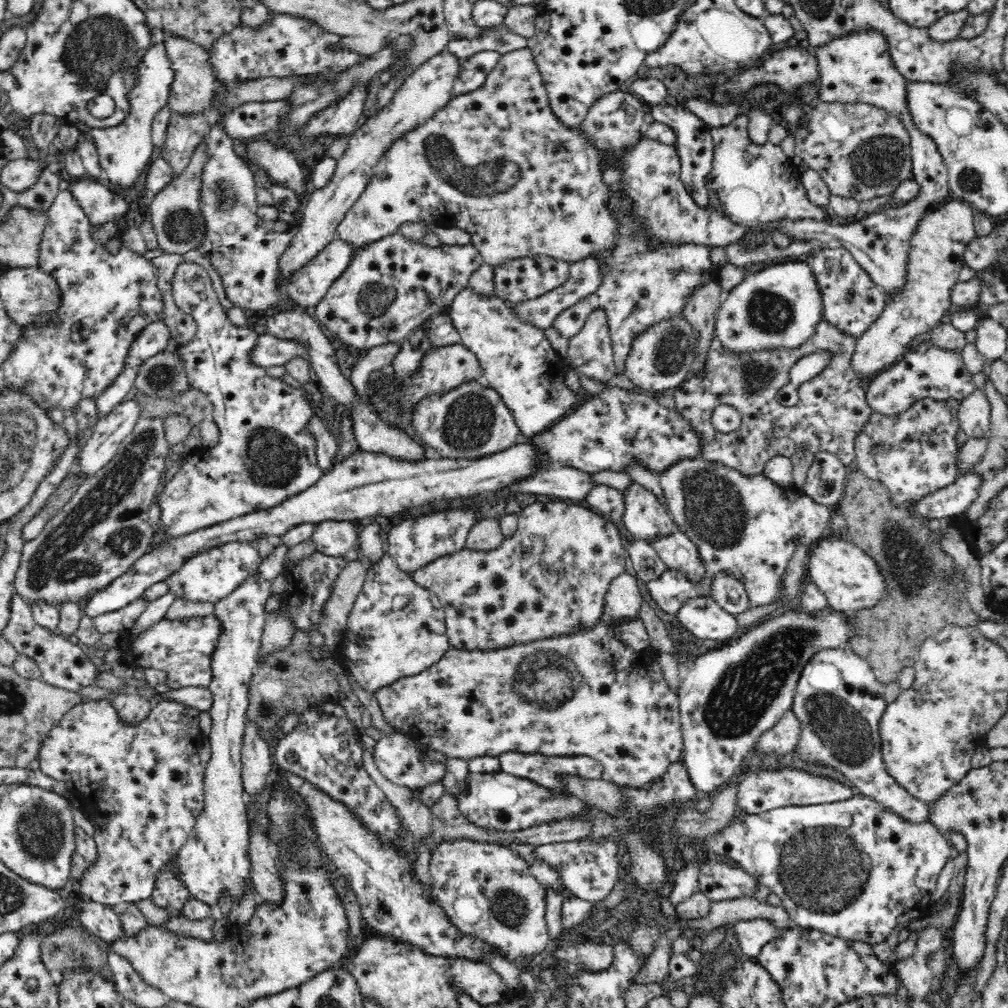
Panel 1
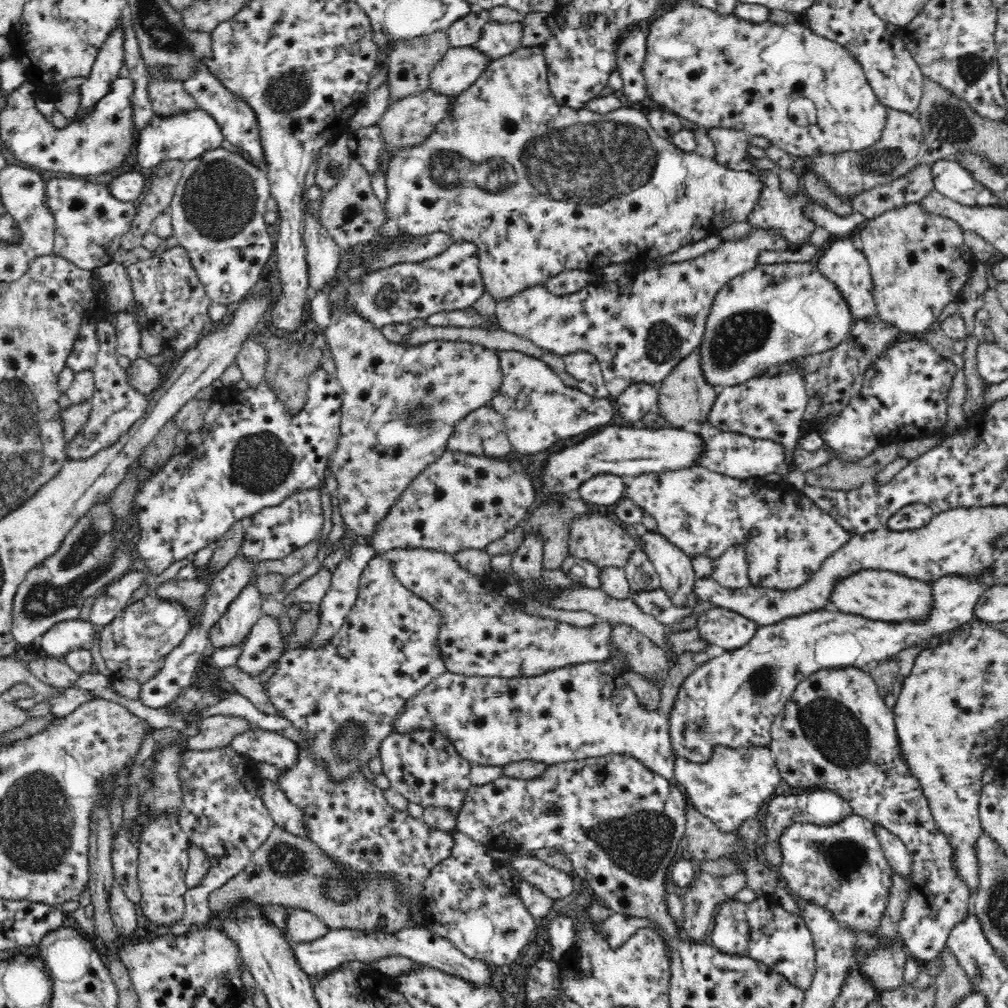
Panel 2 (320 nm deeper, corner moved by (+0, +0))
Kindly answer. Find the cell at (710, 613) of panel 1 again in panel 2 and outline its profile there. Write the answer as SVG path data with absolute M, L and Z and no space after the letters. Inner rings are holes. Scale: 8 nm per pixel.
M721 607L708 610L697 620L700 637L724 651L744 648L756 636L758 627L754 621Z

